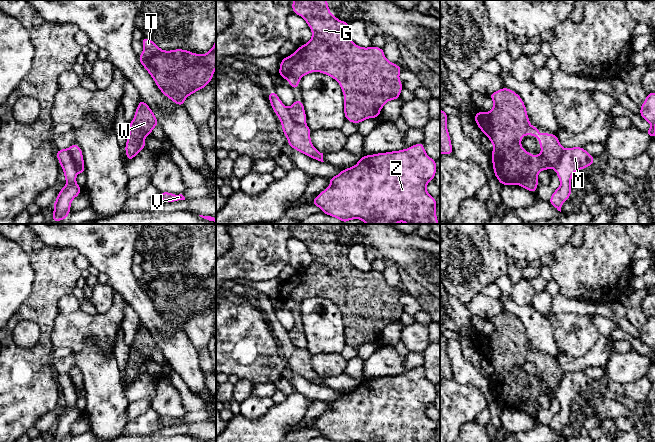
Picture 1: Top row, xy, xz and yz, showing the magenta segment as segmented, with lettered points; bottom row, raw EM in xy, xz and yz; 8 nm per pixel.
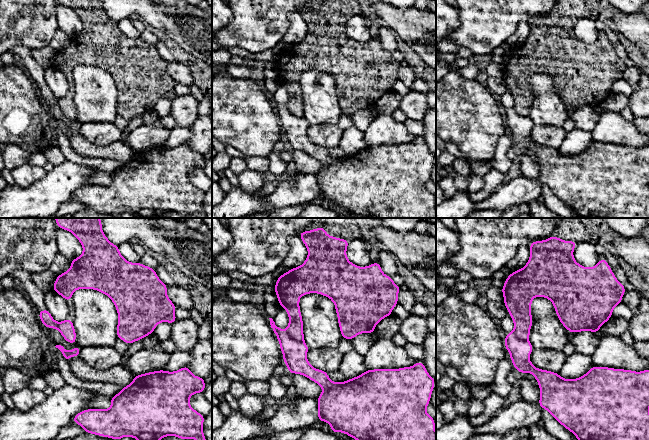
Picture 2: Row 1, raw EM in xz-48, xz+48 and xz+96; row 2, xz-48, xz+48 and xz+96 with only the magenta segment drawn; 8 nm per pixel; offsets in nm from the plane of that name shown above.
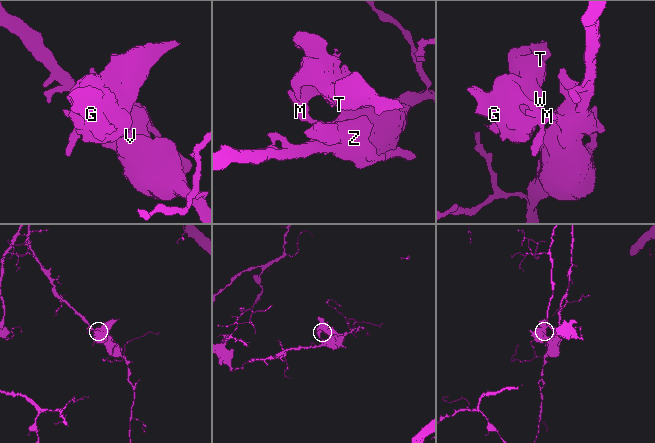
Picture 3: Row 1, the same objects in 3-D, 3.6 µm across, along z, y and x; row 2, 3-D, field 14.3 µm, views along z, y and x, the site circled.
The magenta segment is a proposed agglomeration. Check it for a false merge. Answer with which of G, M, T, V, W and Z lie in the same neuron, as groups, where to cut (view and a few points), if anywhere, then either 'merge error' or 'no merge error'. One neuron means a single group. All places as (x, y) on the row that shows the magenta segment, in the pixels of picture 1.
groups G T W / M V Z; cut xz (287, 108), (290, 116), (296, 122), (305, 125); merge error

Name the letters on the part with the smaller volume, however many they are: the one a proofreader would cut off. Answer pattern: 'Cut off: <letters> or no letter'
Cut off: G, T, W

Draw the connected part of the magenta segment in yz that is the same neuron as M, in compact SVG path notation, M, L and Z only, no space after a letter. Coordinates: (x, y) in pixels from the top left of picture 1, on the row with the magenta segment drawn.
M583 147L564 149L555 167L560 180L560 187L554 190L549 203L561 212L562 204L571 196L571 178L576 170L583 170L592 165L595 159Z

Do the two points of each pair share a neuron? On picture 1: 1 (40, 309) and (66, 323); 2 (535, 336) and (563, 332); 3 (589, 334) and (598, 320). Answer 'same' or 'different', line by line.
1: different
2: different
3: different

